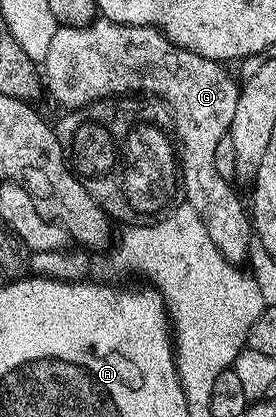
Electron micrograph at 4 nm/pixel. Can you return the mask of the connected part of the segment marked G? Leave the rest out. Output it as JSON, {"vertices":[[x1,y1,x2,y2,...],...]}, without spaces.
{"vertices":[[98,18,93,23,83,26,82,28,63,28,58,27,55,38,51,38,51,46,47,46,47,54,43,61,43,80,47,85,47,92,54,96,59,103,62,104,62,109,74,110,77,105,85,104,85,100,93,99,96,95,105,95,105,92,113,92,116,89,131,89,131,88,144,88,152,89,155,92,161,93,162,96,169,96,169,100,172,101,174,112,177,113,178,127,181,133,182,148,184,148,184,160,185,160,185,176,186,184,188,184,187,203,190,203,195,208,196,212,201,213,201,219,207,226,207,235,214,242,214,246,219,253,227,260,227,262,241,266,248,261,249,258,249,246,251,243,251,228,247,223,247,208,241,205,239,197,233,193,233,184,230,181,224,180,219,174,219,170,215,170,215,148,219,144,219,138,229,135,229,127,231,126,231,118,235,118,235,102,239,98,241,89,238,81,233,81,229,77,229,72,224,63,212,60,211,58,203,58,199,54,195,54,191,50,186,48,180,48,178,44,172,44,164,34,158,29,150,26,144,28,143,26,131,26,130,24,120,24,119,22,111,22,104,18]]}

